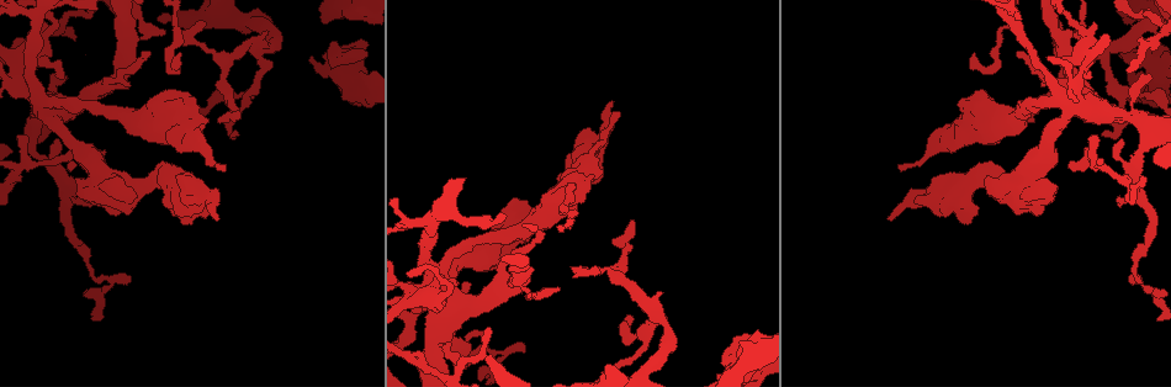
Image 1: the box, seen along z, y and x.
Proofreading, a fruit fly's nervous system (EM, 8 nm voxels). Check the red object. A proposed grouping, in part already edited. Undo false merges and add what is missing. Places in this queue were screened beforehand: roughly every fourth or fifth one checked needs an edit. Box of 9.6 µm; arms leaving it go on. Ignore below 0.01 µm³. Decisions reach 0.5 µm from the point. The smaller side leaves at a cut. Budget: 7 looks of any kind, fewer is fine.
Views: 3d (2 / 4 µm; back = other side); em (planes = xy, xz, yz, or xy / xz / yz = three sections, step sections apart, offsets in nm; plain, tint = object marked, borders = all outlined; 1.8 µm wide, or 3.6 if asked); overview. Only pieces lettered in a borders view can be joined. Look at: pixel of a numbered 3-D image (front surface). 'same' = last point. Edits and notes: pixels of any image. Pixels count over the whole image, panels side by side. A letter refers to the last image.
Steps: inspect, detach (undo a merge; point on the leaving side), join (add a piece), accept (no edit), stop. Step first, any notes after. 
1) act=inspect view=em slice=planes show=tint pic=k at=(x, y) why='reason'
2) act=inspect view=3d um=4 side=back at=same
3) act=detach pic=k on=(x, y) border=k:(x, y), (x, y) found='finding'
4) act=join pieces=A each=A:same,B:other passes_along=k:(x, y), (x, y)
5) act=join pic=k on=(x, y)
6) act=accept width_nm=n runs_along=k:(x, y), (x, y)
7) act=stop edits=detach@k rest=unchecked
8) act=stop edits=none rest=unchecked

act=inspect view=3d um=2 pic=1 at=(586, 271)

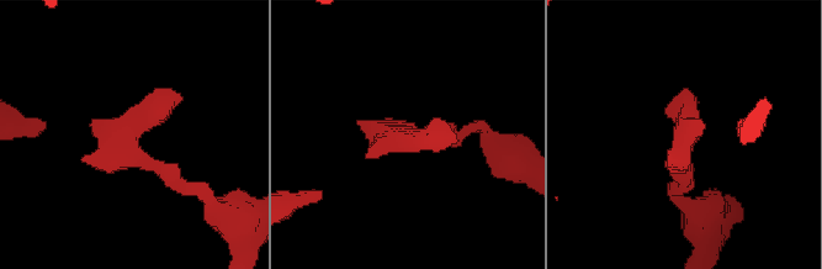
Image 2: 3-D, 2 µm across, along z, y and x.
act=inspect view=em slice=planes show=plain pic=2 at=(142, 165)

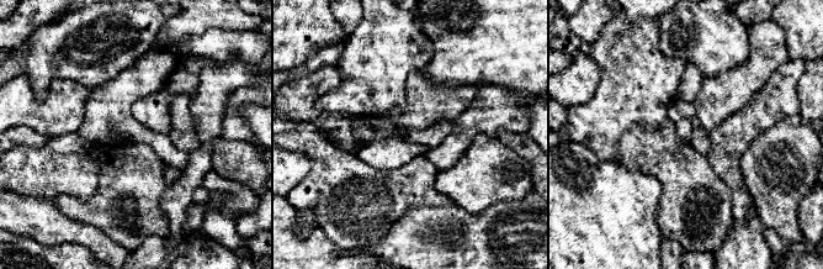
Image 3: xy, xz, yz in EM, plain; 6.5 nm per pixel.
act=inspect view=em slice=planes show=borders at=same why='what lies round it'

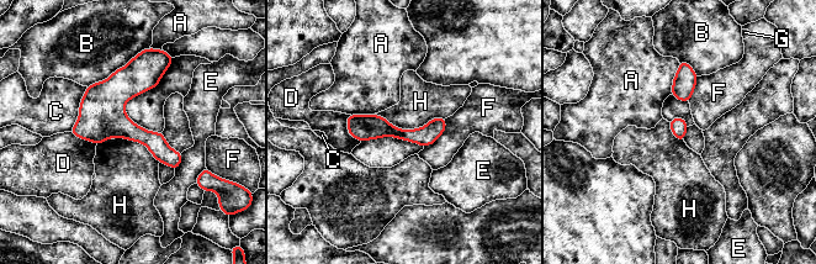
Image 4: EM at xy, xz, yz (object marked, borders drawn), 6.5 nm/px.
act=accept each=A:other,B:other,C:other,D:other,E:other,F:other,G:other,H:other runs_along=4:(350, 119), (404, 135), (443, 126) found='one neuron here'

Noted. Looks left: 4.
act=inspect view=3d um=4 pic=1 at=(1102, 132) why='thin end'

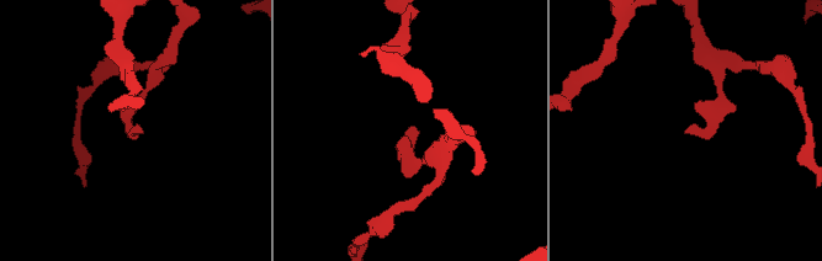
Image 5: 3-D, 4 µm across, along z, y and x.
act=inspect view=em slice=xz step=8 show=tint pic=5 at=(138, 132) why='need the tissue'

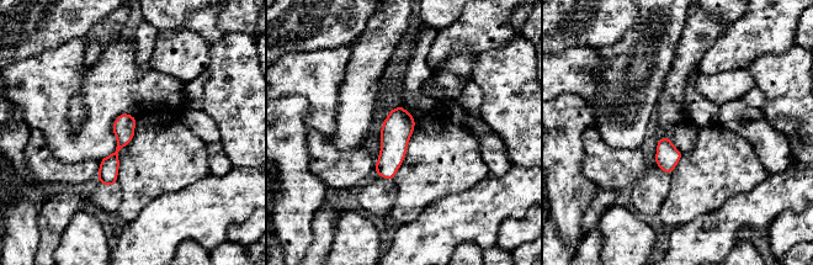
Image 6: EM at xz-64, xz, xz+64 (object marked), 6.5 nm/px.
act=inspect view=em slice=planes show=borders at=same

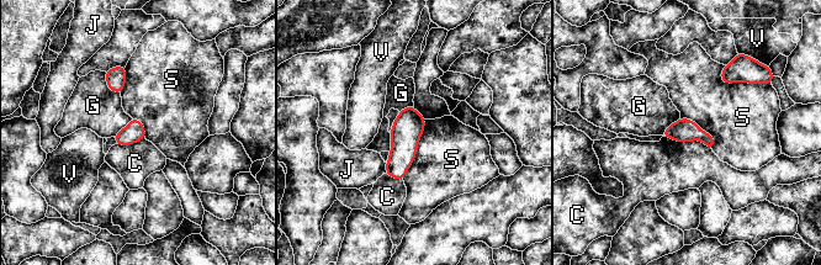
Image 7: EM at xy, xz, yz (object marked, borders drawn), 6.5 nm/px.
act=accept each=C:other,G:other,J:other,S:other,V:other border=7:(663, 136), (702, 141), (711, 150) found='no lettered piece goes on from it'

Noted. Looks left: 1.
act=inspect view=em slice=planes show=borders pic=1 at=(1140, 169) why='looks like a crossing'

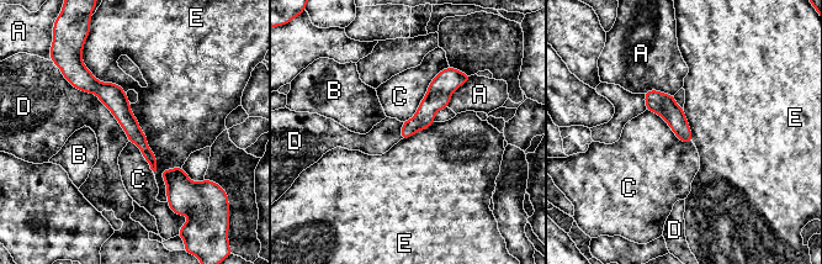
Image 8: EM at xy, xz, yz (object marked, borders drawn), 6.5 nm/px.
act=accept each=A:other,B:other,C:other,D:other,E:other runs_along=8:(85, 74), (121, 110), (153, 165) found='all the same neuron'

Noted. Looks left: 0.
act=stop edits=none rest=unchecked

